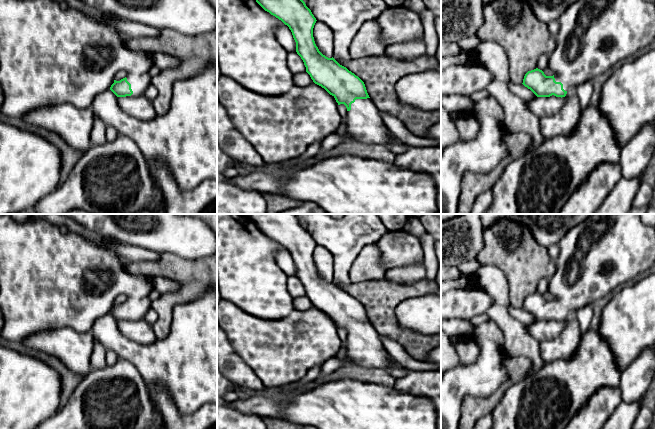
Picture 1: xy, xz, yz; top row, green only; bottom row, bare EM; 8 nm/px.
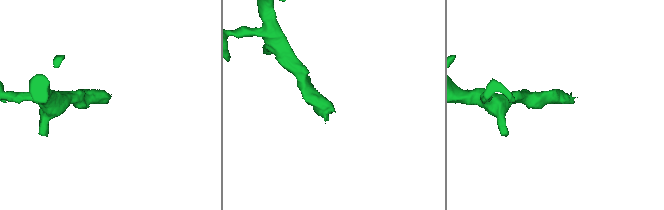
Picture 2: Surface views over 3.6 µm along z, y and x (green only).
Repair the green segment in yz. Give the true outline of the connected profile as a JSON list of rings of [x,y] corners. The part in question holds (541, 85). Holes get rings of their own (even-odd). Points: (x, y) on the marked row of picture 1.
[[[578,0],[563,12],[558,22],[556,46],[548,60],[548,67],[554,75],[546,76],[536,68],[528,71],[523,79],[522,84],[537,97],[565,97],[571,88],[592,80],[620,60],[636,56],[640,49],[652,46],[655,40],[655,4],[645,0]]]

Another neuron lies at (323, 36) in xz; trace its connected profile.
[[[316,21],[313,28],[313,37],[319,51],[328,58],[334,54],[334,36],[329,26]]]

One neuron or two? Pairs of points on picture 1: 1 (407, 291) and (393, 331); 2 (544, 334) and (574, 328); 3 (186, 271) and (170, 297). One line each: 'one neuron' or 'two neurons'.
1: one neuron
2: two neurons
3: one neuron

